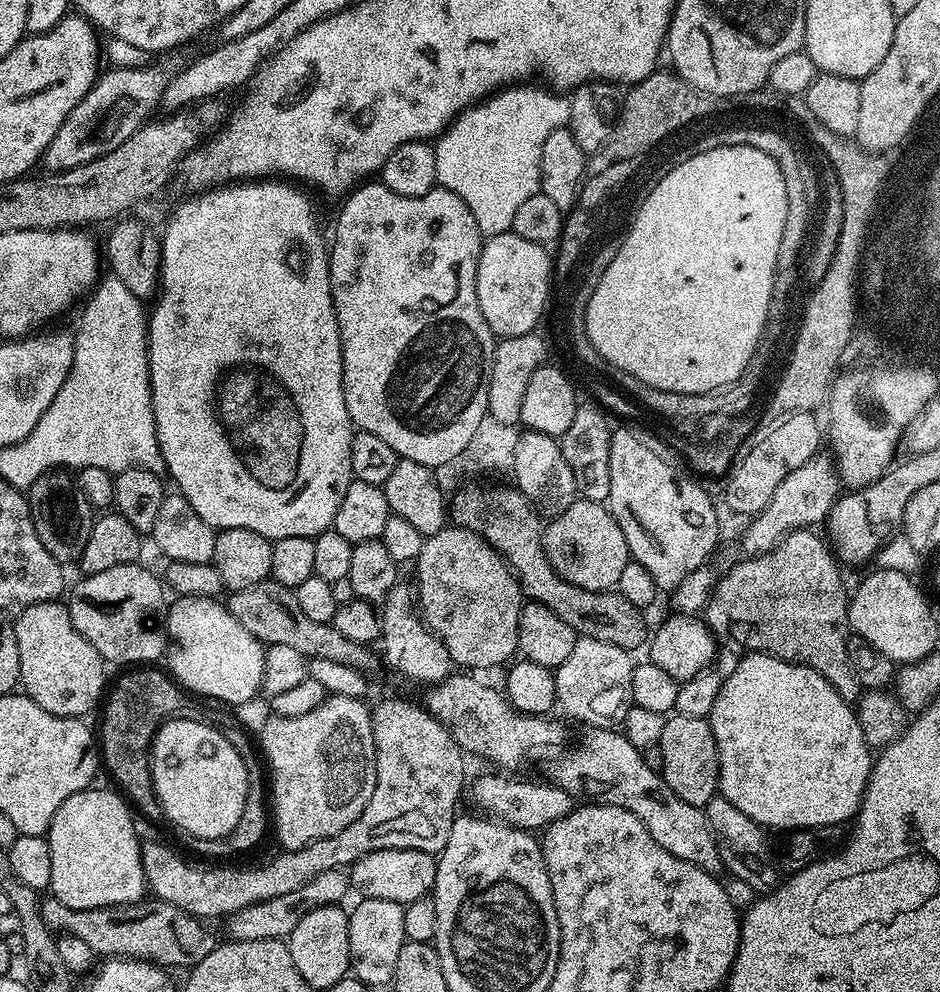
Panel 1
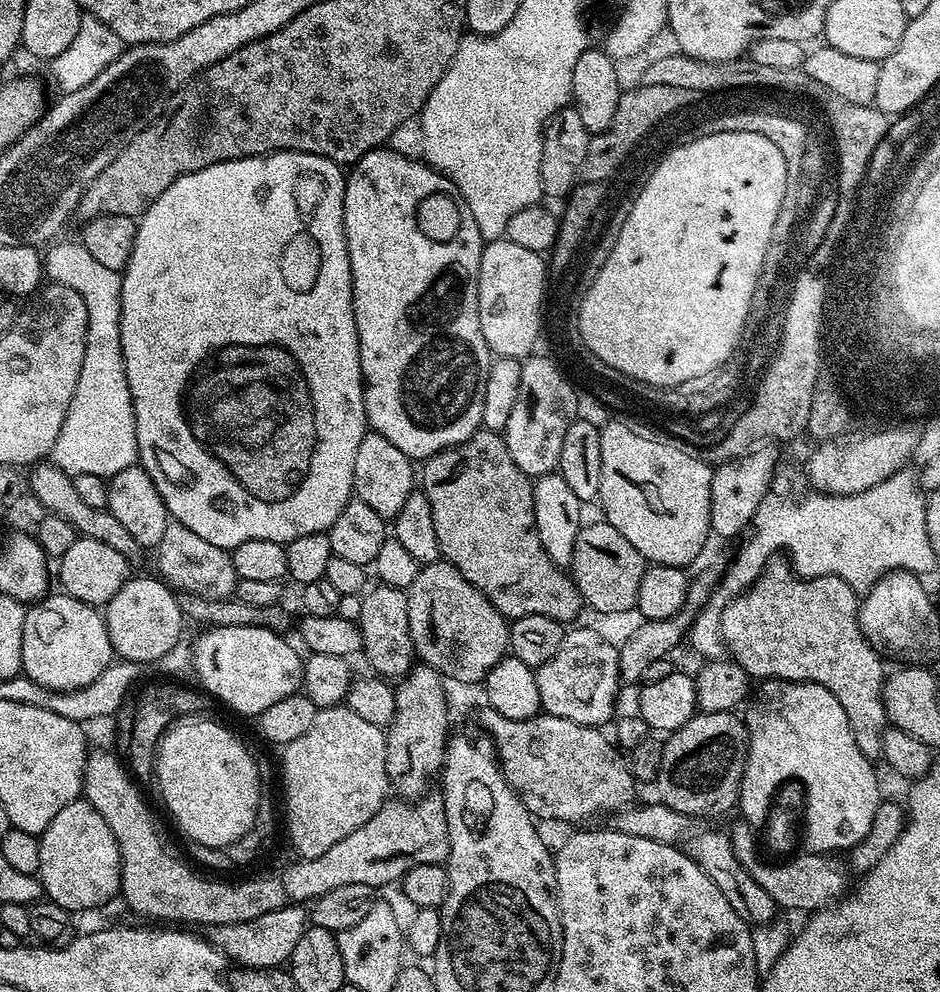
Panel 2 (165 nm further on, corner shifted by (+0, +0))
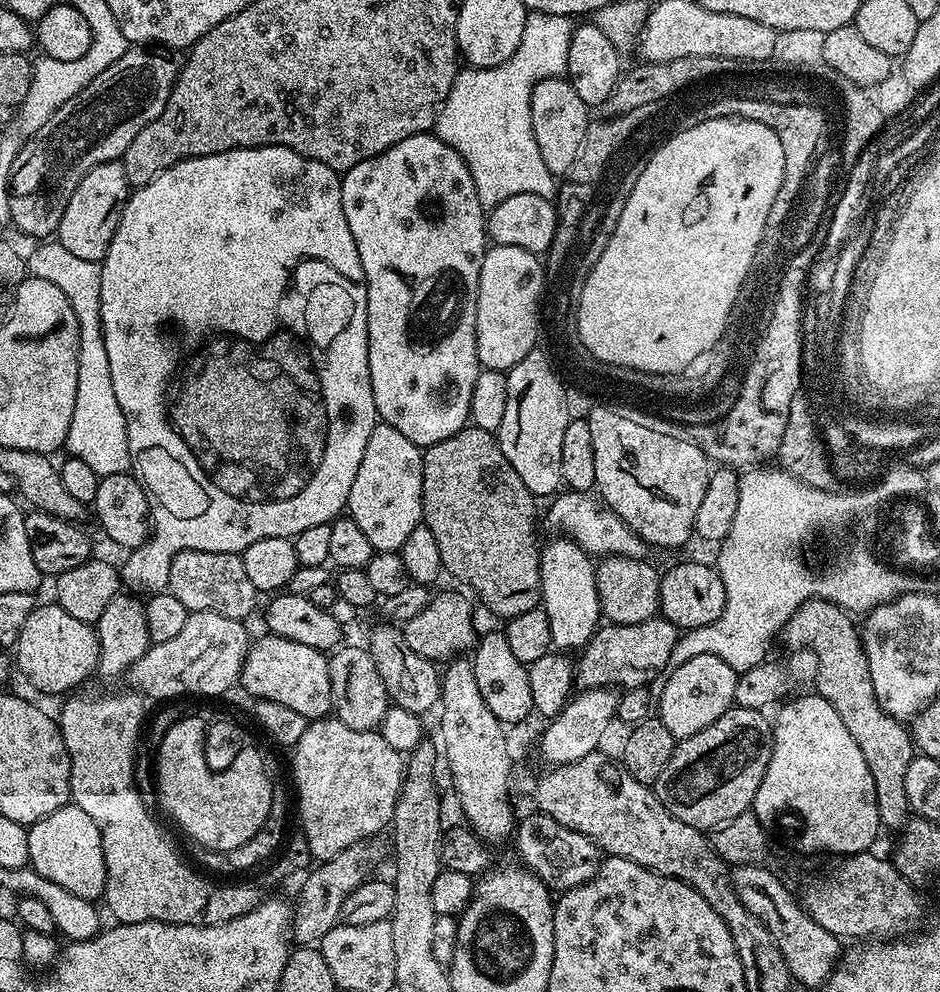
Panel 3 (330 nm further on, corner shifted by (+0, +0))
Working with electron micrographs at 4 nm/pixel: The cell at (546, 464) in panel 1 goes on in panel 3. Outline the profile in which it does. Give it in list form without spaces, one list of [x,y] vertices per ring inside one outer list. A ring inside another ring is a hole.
[[[560,539],[540,548],[540,599],[546,618],[550,618],[553,645],[560,650],[580,650],[595,635],[602,620],[596,570],[593,557],[576,541]]]

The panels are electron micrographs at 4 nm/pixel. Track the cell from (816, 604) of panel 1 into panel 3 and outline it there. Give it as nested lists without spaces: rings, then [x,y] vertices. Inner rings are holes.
[[[807,600],[786,622],[782,640],[816,656],[815,691],[830,702],[834,710],[838,710],[842,726],[850,730],[850,738],[858,742],[858,750],[862,750],[862,758],[866,758],[866,766],[870,766],[881,829],[899,830],[910,819],[906,766],[914,755],[914,741],[901,721],[882,710],[874,694],[874,682],[870,682],[870,666],[866,662],[862,632],[857,625],[856,628],[852,625],[852,620],[849,613],[831,600]]]

